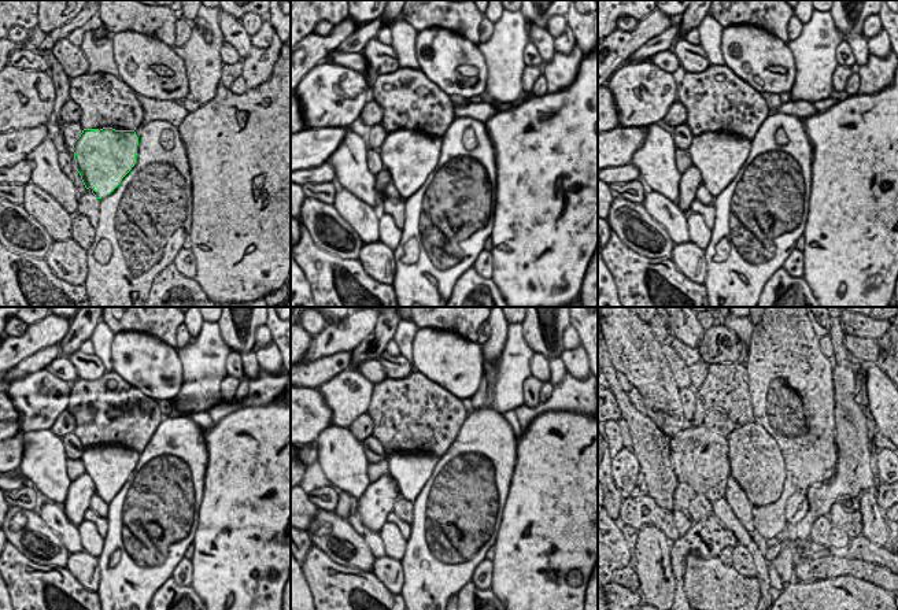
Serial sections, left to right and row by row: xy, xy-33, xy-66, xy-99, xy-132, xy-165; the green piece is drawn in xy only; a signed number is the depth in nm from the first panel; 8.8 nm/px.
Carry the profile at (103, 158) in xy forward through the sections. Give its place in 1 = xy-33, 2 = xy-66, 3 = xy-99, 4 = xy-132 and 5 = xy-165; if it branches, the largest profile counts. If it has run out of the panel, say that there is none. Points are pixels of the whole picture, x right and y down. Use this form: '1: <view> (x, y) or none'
1: xy-33 (410, 156)
2: xy-66 (710, 177)
3: xy-99 (96, 461)
4: xy-132 (401, 465)
5: xy-165 (708, 462)

